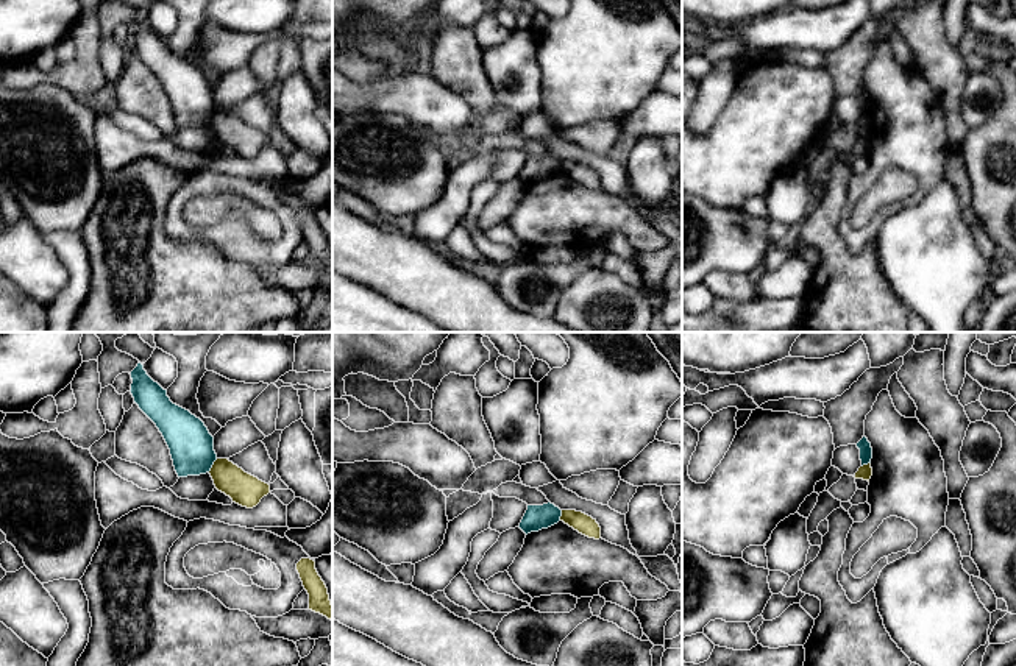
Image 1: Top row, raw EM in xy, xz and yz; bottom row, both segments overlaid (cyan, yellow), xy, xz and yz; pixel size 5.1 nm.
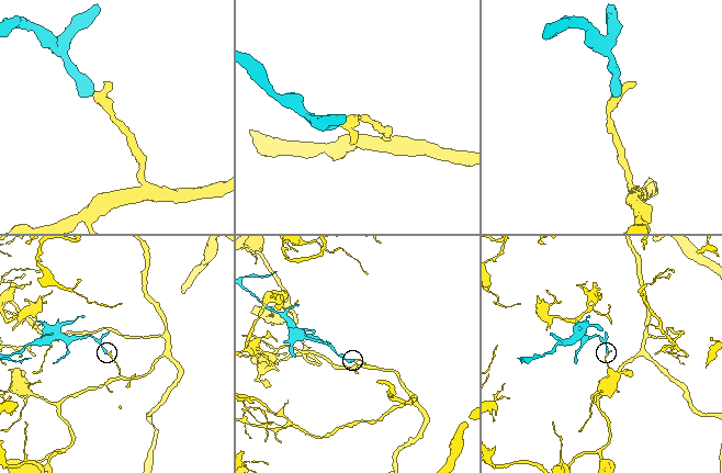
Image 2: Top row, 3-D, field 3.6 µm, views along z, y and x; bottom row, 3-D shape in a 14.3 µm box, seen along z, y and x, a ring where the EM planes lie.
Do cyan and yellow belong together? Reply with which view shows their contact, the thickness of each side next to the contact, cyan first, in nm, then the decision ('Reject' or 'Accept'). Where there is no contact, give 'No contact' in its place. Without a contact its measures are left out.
Touches cyan in xy. Thickness 220 nm (cyan) against 160 nm. Reject

